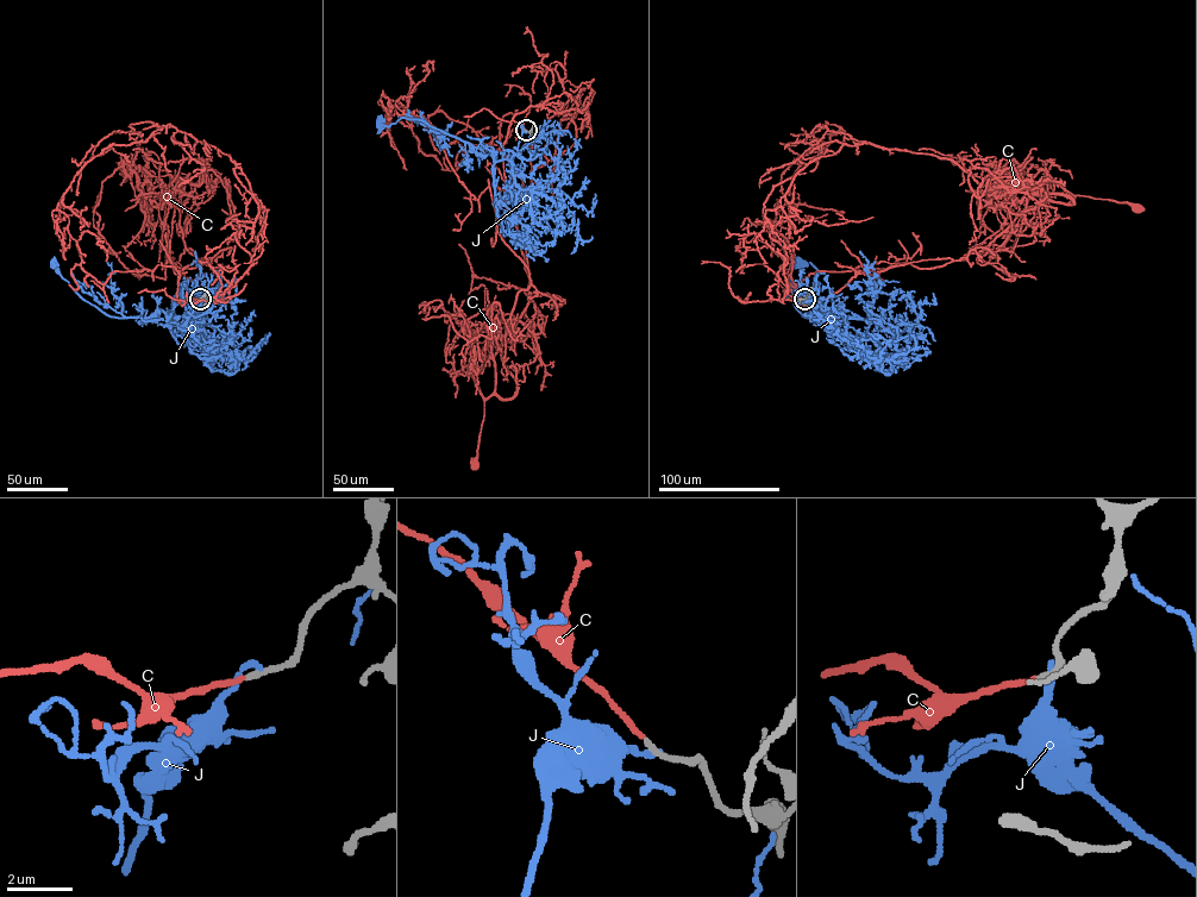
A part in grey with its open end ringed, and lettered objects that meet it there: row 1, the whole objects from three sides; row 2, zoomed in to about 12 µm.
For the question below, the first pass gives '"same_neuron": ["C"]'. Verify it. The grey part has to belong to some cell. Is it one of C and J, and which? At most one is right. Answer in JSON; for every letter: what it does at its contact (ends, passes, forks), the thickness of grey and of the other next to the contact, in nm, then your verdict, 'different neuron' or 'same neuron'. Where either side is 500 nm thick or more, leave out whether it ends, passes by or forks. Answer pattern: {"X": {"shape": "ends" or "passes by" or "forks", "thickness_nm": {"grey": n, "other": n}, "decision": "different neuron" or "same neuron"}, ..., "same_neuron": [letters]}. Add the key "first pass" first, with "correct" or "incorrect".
{"first pass": "correct", "C": {"shape": "ends", "thickness_nm": {"grey": 160, "other": 150}, "decision": "same neuron"}, "J": {"shape": "ends", "thickness_nm": {"grey": 200, "other": 180}, "decision": "different neuron"}, "same_neuron": ["C"]}

